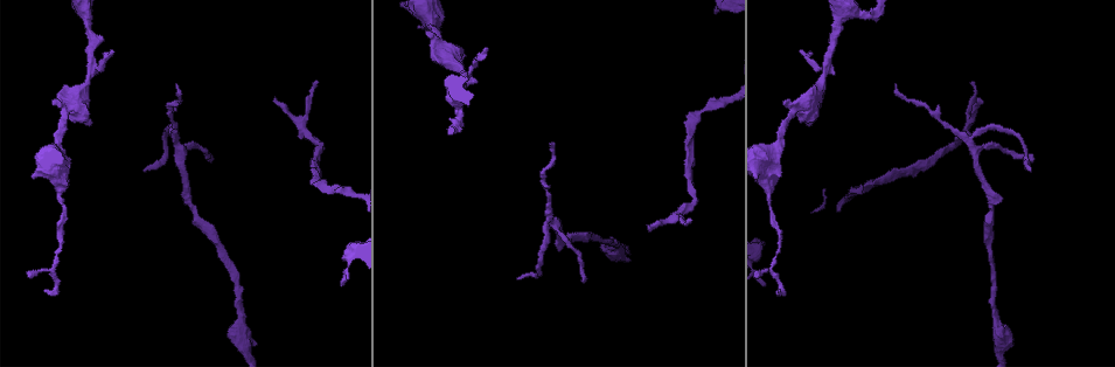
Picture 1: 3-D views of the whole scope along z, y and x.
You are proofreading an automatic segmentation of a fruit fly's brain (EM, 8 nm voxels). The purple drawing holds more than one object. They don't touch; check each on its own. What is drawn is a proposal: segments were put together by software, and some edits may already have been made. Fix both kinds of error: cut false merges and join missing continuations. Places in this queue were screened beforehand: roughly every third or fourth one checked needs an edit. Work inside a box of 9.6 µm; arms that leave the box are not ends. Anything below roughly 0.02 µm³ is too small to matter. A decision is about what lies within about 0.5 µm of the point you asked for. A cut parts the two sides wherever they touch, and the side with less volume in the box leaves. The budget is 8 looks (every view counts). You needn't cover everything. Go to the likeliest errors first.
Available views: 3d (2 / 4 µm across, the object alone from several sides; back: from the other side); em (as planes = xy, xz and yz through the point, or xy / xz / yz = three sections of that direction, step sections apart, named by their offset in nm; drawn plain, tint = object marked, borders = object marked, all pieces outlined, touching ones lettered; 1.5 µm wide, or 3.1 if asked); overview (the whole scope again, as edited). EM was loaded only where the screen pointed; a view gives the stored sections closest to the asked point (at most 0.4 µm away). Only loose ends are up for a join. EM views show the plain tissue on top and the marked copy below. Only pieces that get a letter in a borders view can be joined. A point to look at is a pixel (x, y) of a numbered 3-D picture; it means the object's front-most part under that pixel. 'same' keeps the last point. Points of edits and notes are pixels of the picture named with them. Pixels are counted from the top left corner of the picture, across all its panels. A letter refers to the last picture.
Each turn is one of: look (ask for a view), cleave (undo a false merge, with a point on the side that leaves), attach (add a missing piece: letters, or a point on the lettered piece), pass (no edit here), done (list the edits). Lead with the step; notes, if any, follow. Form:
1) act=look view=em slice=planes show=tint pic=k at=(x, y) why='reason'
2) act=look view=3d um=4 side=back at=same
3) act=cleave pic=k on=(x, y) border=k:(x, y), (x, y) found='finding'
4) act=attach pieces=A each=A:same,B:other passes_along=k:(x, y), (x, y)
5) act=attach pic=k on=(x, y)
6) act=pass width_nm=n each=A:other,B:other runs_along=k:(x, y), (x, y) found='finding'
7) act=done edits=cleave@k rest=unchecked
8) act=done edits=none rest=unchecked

act=look view=3d um=4 pic=1 at=(550, 145) why='thin end'

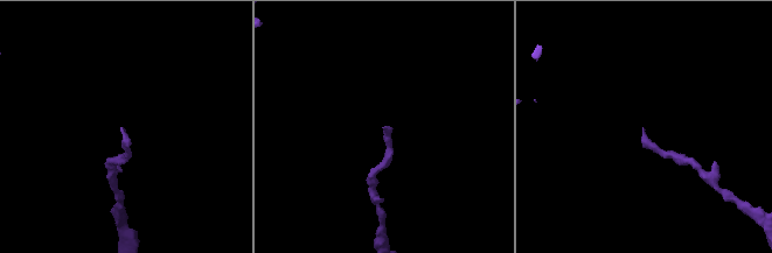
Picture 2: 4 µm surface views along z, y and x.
act=look view=em slice=yz step=4 show=tint pic=2 at=(644, 128)

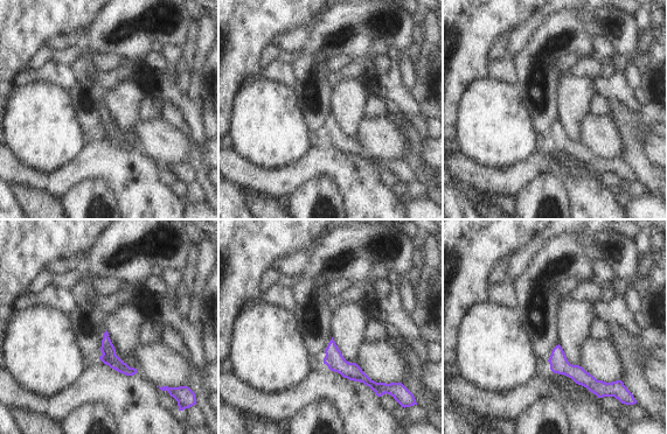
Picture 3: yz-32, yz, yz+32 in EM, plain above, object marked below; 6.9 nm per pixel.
act=look view=em slice=planes show=borders at=same

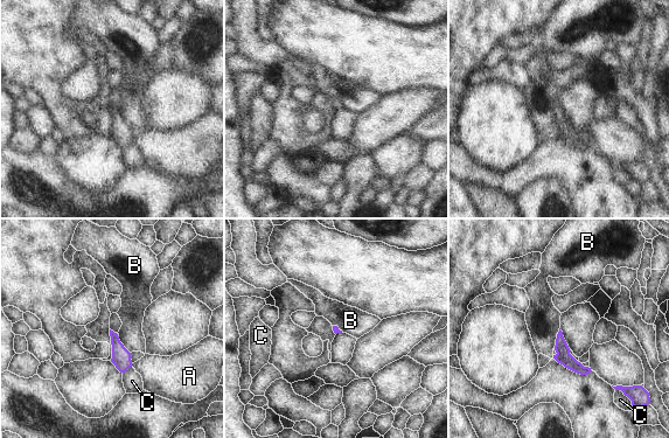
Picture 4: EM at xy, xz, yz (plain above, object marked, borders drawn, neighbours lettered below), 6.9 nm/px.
act=pass longest_contact=B:150nm each=A:other,B:other,C:other found='none of them fits'

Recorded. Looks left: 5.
act=look view=em slice=planes show=borders pic=1 at=(273, 98) why='free end'

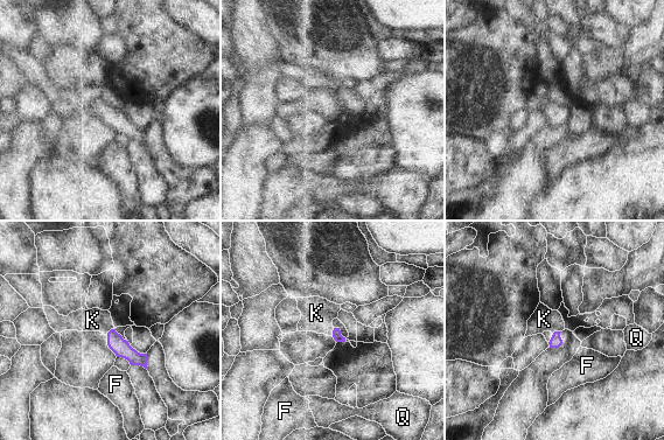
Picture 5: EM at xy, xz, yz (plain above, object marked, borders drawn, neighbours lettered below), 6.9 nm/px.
act=attach pieces=K each=F:other,K:same,Q:other passes_along=5:(556, 341), (556, 332), (544, 319) found='the neuron continues'

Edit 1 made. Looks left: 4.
act=look view=overview

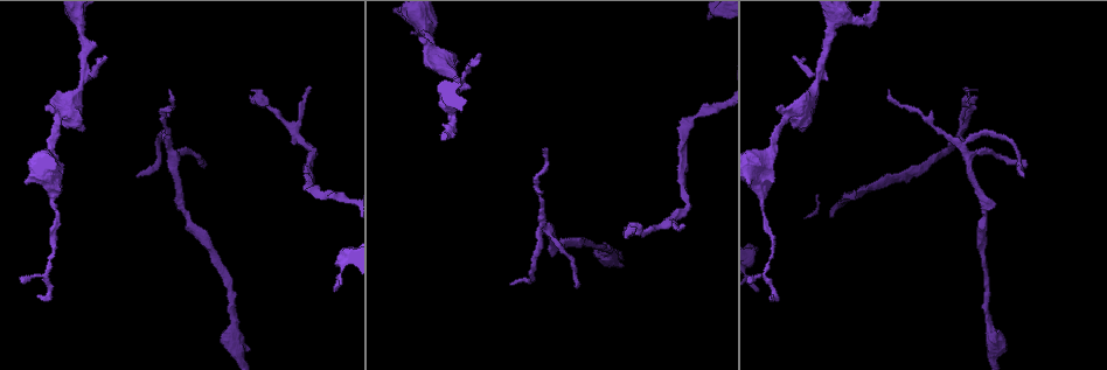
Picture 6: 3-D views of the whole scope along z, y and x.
act=look view=em slice=planes show=borders pic=6 at=(757, 290) why='branch stops here'

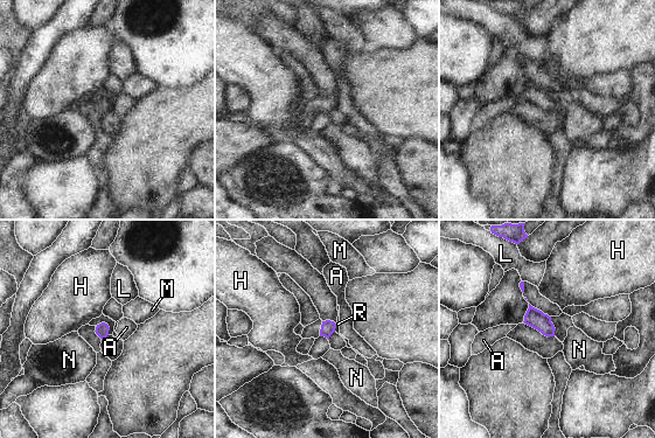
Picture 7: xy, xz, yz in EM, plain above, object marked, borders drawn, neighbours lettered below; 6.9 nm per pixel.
act=pass longest_contact=R:60nm each=A:other,H:other,L:other,M:other,N:other,R:other border=7:(336, 324), (334, 331) found='none of them fits'

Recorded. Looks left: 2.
act=done edits=attach@5 rest=unchecked

